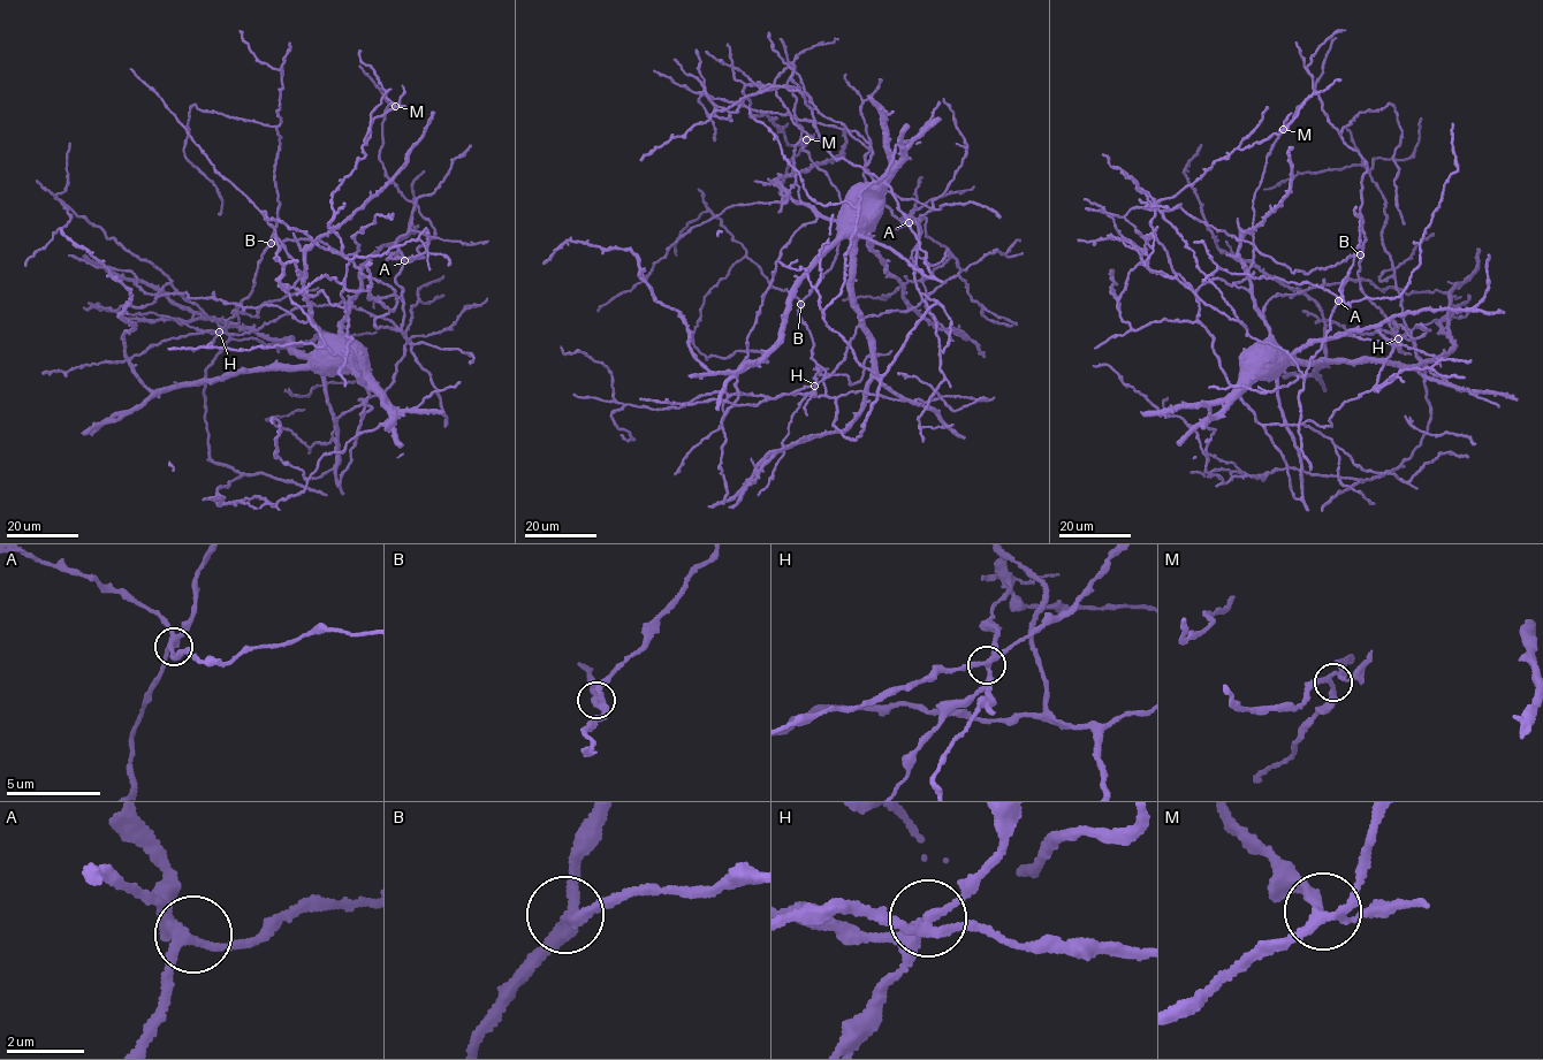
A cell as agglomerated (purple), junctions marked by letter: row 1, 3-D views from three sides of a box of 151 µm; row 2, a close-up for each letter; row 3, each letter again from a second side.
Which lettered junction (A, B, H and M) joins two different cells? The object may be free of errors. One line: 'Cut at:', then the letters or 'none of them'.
Cut at: H

